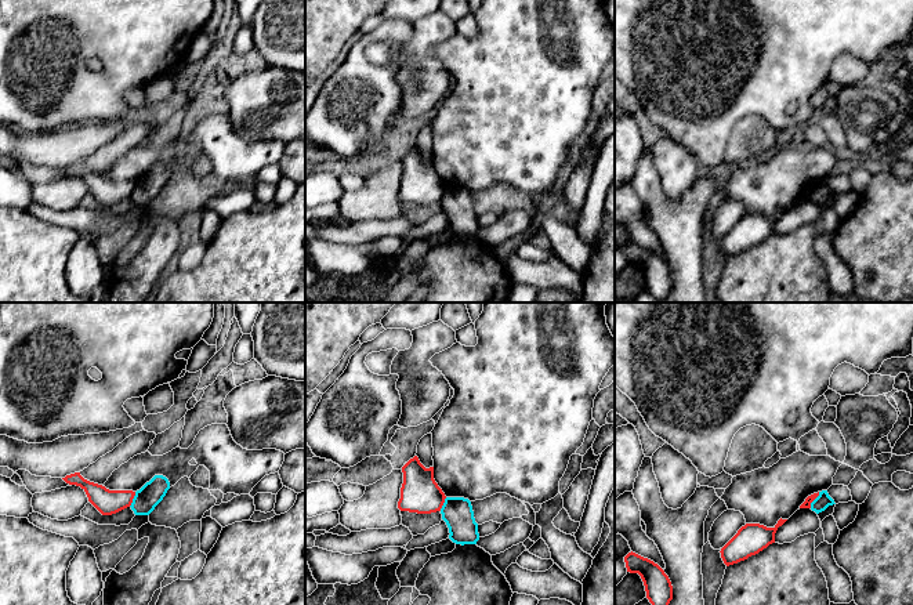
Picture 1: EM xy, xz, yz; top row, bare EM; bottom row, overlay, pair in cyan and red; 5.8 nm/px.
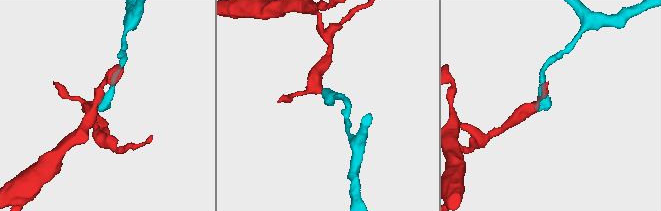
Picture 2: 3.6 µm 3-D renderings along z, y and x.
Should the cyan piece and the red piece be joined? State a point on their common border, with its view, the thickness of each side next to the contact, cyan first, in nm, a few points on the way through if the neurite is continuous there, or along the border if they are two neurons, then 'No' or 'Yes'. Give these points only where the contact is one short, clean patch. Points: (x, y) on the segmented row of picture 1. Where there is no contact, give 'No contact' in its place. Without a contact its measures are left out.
Touches cyan at yz (814, 500). Thickness 90 nm (cyan) against 50 nm. Boundary: yz (819, 492), (810, 507). No

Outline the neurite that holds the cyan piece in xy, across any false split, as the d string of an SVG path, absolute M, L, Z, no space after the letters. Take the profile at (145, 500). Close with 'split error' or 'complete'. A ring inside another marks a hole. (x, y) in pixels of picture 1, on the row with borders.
M155 475L149 482L135 492L130 506L131 510L135 515L149 515L163 500L169 489L169 479L163 475Z | complete

